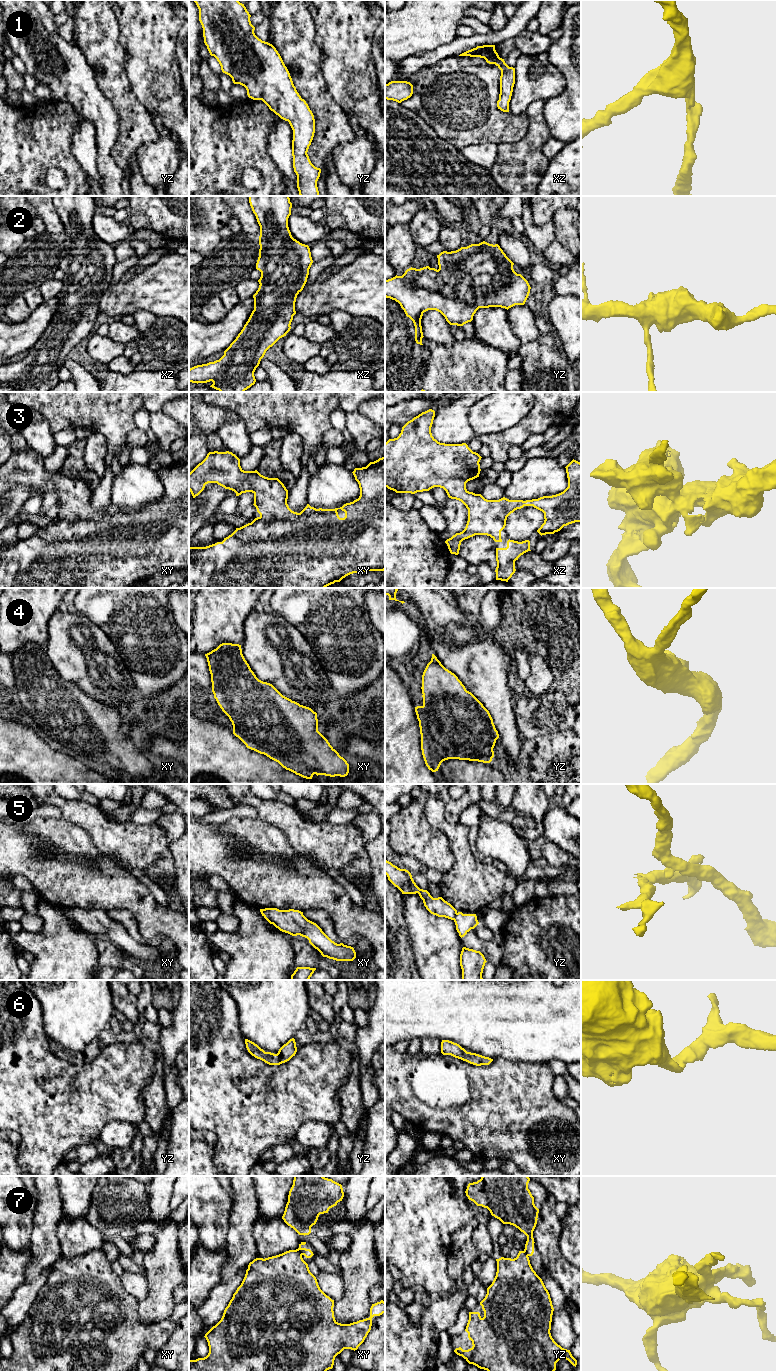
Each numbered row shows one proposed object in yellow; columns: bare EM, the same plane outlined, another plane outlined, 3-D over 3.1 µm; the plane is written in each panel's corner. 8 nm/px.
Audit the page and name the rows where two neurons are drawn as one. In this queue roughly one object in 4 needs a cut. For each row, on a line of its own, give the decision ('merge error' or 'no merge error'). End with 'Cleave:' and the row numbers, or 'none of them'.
1: no merge error
2: no merge error
3: no merge error
4: no merge error
5: merge error
6: no merge error
7: merge error
Cleave: 5, 7

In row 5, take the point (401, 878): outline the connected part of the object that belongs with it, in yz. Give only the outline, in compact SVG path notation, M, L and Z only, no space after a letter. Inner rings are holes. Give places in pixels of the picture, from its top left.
M385 858L385 874L388 880L397 887L402 894L418 893L426 909L433 915L454 920L457 910L442 897L433 898L427 890L420 889L414 882L411 873L400 869Z

